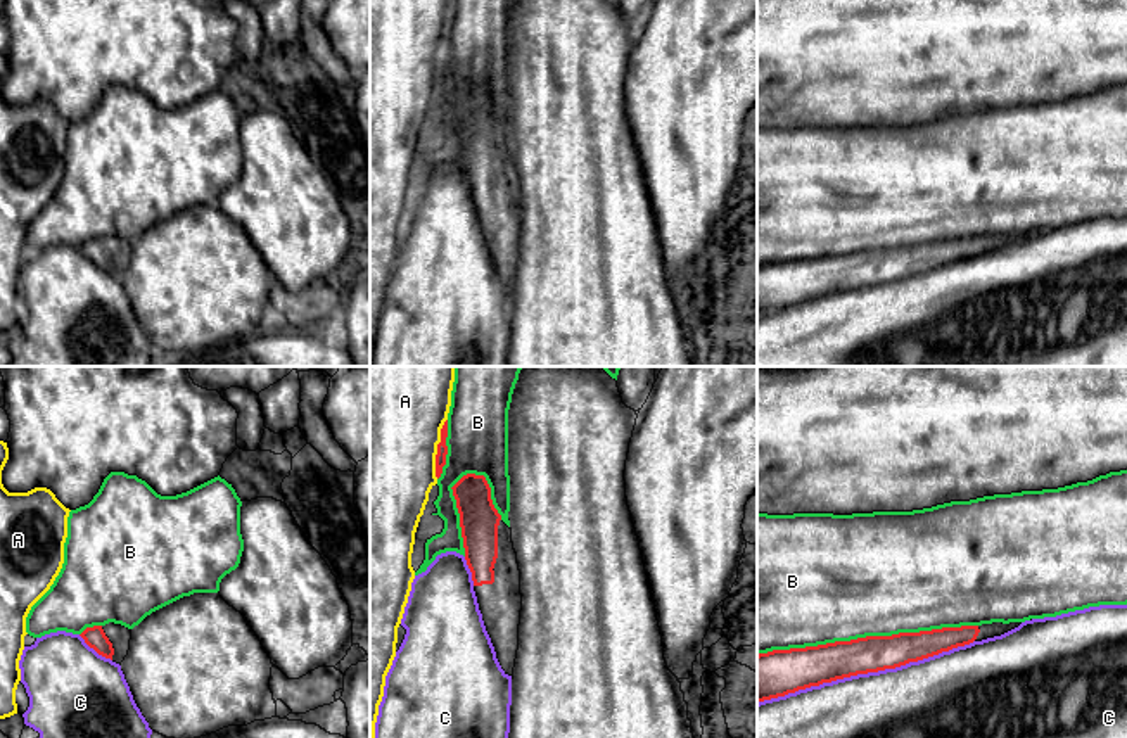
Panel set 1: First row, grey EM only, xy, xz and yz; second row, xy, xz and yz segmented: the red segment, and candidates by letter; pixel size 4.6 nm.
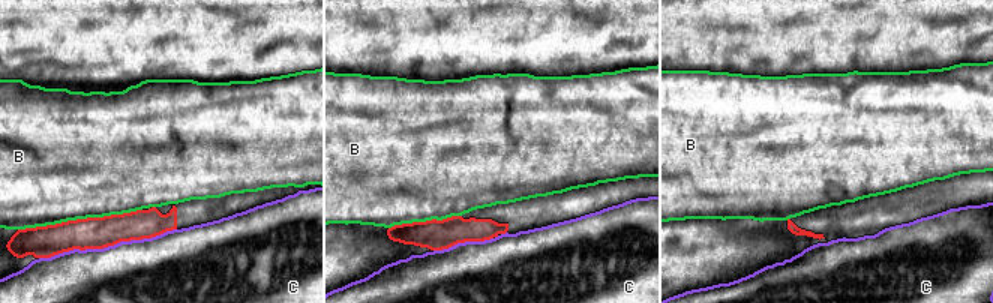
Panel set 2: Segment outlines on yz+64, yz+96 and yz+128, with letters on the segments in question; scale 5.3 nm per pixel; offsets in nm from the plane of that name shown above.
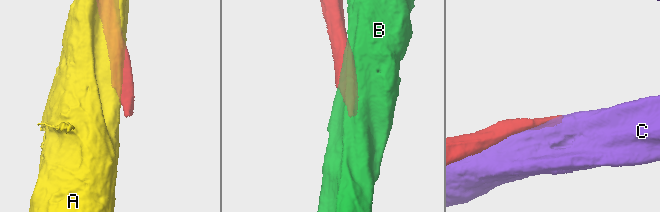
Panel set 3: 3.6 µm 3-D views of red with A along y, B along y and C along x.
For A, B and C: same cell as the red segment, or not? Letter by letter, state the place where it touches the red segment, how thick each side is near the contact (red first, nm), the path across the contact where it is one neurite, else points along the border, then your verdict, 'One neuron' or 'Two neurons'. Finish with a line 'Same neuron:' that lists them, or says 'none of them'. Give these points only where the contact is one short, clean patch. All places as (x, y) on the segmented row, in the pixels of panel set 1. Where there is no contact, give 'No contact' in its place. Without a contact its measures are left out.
A: Touches red at xz (438, 448). Thickness 50 nm (red) against 500 nm. Two neurons
B: Touches red at yz (866, 636). Thickness 180 nm (red) against 500 nm. Two neurons
C: Touches red at yz (865, 673). Thickness 190 nm (red) against 340 nm. Two neurons
Same neuron: none of them

